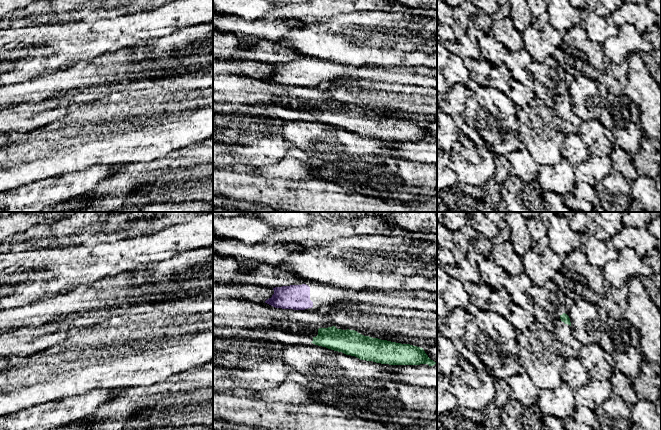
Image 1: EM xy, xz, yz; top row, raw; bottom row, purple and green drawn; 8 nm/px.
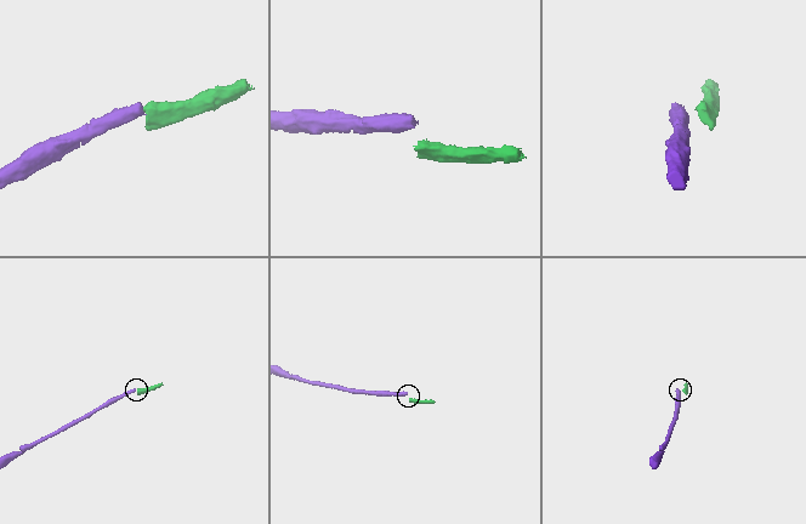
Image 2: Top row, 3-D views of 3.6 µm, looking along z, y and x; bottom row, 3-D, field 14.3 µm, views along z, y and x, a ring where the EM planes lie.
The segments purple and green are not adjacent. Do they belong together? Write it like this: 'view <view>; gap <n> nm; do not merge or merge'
view xz; gap 180 nm; do not merge

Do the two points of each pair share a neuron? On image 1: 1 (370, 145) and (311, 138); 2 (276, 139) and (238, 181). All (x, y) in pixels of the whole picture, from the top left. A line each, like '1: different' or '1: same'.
1: same
2: different

